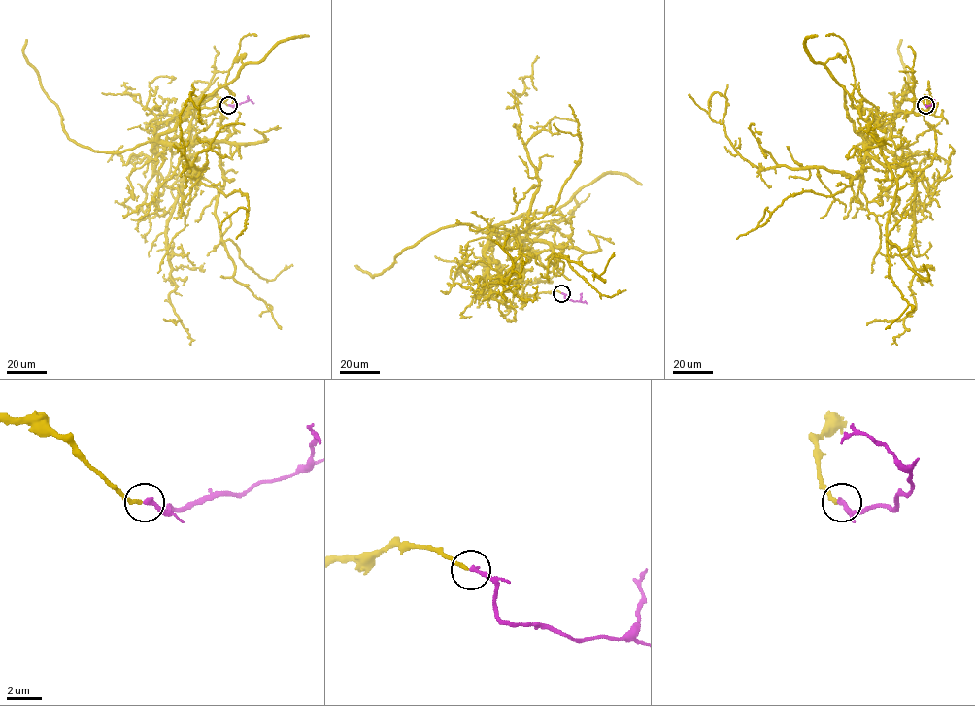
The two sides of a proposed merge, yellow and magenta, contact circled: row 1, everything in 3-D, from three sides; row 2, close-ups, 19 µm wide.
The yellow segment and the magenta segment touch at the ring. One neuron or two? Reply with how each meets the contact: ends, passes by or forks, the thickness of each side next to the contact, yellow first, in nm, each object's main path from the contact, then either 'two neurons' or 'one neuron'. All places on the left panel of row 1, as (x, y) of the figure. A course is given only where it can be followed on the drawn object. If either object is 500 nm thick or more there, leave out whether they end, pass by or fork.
yellow ends there; magenta ends there; 220 nm thick on the yellow side, 260 nm on the other; yellow runs (228, 105), (211, 95), (151, 121), (194, 177), (205, 167), (184, 168), (180, 114), (203, 94); magenta runs (228, 105), (250, 99), (253, 103); one neuron

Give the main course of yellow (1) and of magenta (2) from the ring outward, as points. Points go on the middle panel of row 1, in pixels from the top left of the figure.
1: (561, 293), (521, 297), (483, 252), (527, 227), (538, 181), (513, 90), (536, 57)
2: (561, 293), (565, 299), (587, 303)

